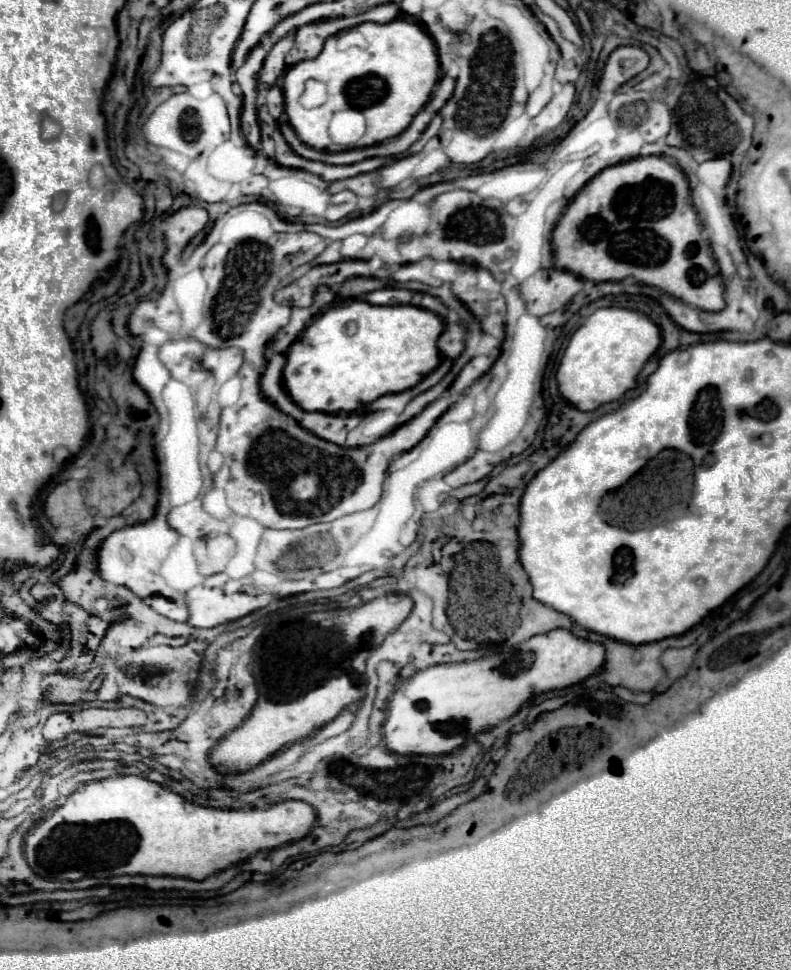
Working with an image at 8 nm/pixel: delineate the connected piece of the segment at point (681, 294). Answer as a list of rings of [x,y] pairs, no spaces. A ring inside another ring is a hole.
[[[662,155],[638,157],[638,159],[632,159],[632,161],[628,161],[628,163],[618,163],[618,165],[612,165],[612,167],[602,169],[596,177],[592,177],[592,179],[582,187],[582,191],[580,191],[580,193],[572,199],[572,203],[566,207],[564,215],[560,217],[558,225],[554,227],[552,243],[554,243],[556,267],[558,267],[558,269],[566,269],[566,271],[570,271],[570,273],[574,273],[574,275],[578,275],[578,277],[592,279],[592,281],[624,281],[626,277],[634,277],[638,283],[658,287],[658,289],[674,295],[676,299],[692,305],[692,307],[698,307],[698,309],[704,309],[704,311],[720,311],[720,309],[724,309],[724,287],[722,287],[722,279],[720,279],[720,269],[718,269],[718,263],[716,263],[714,257],[712,257],[712,251],[710,251],[708,241],[702,237],[702,223],[700,223],[700,219],[698,219],[696,209],[692,207],[688,179],[686,179],[686,175],[682,173],[682,169],[680,169],[678,165],[670,163],[670,161],[668,161],[666,157],[662,157]]]

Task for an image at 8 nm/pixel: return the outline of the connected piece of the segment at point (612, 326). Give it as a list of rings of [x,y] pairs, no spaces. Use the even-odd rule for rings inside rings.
[[[622,307],[596,309],[572,335],[556,379],[560,393],[580,411],[594,411],[636,389],[638,373],[660,345],[660,329],[644,313]]]

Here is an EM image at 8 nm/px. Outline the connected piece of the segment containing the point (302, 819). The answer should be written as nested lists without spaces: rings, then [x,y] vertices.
[[[112,775],[108,779],[92,781],[92,783],[82,785],[78,791],[74,791],[68,797],[68,801],[62,807],[54,809],[52,815],[38,821],[38,825],[34,825],[28,833],[28,837],[26,837],[26,849],[24,851],[26,851],[26,859],[28,859],[28,865],[32,867],[32,871],[38,873],[40,877],[52,879],[52,881],[78,881],[82,877],[116,877],[116,875],[136,875],[136,873],[140,873],[140,875],[188,877],[188,879],[202,881],[202,879],[210,877],[216,871],[222,871],[222,869],[226,869],[234,863],[240,863],[240,861],[248,859],[254,853],[270,851],[270,849],[282,847],[286,843],[292,843],[292,841],[298,841],[298,839],[306,837],[312,831],[314,821],[316,821],[316,811],[314,811],[312,805],[308,805],[304,801],[282,801],[282,803],[270,805],[268,809],[212,809],[212,807],[202,807],[202,805],[196,805],[192,801],[186,801],[182,795],[178,795],[172,789],[162,787],[162,785],[158,785],[150,779],[144,779],[144,777],[138,777],[138,775]]]

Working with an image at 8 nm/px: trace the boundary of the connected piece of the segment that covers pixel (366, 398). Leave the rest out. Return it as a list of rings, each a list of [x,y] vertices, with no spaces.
[[[352,299],[328,307],[286,351],[284,387],[306,411],[354,413],[388,393],[414,387],[440,363],[438,337],[444,323],[436,313],[414,305],[372,305]]]

